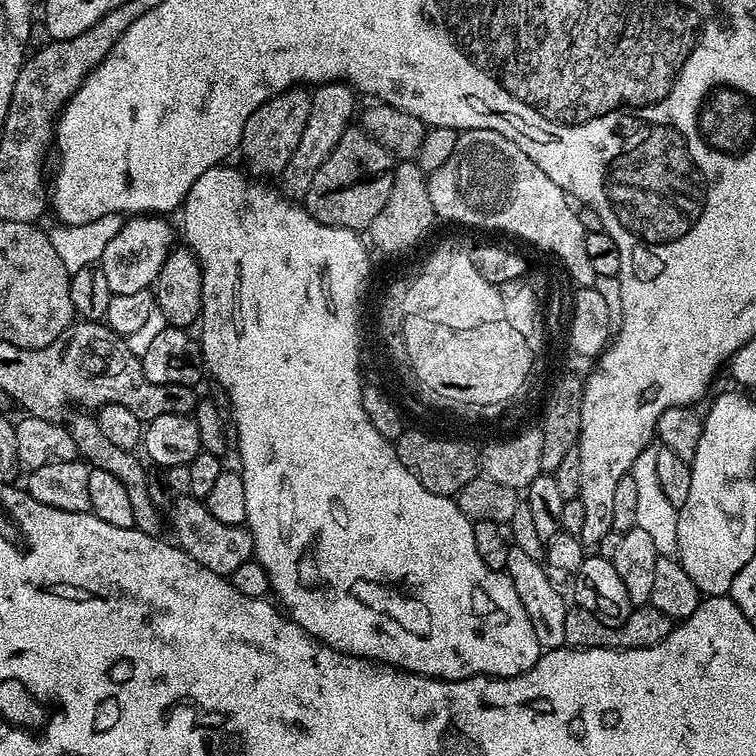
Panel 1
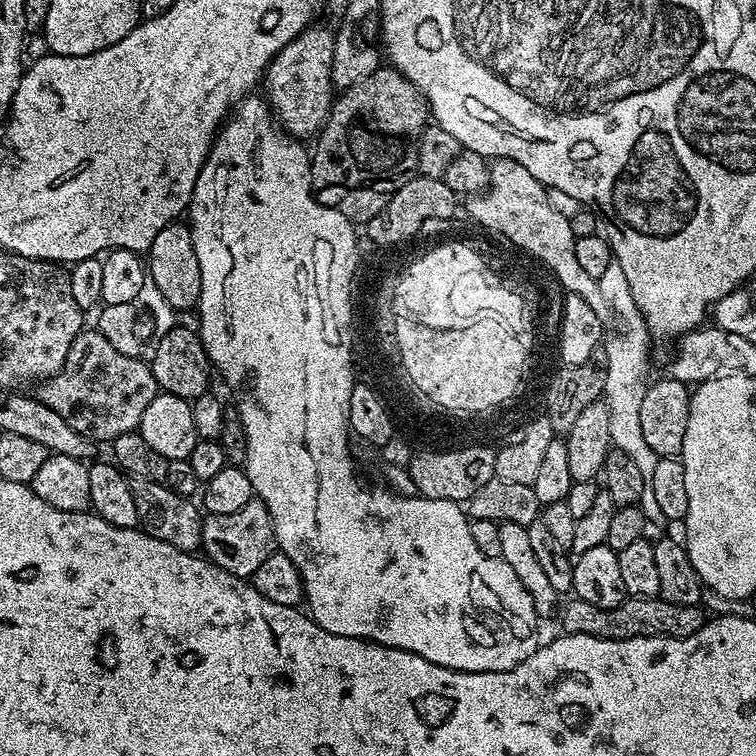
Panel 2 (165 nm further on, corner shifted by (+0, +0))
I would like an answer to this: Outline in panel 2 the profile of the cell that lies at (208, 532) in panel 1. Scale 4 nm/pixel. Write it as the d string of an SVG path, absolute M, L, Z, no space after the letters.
M253 499L234 514L205 515L202 519L200 548L203 555L222 570L241 578L251 578L254 570L270 558L276 548L274 526L270 522L270 510L260 500Z

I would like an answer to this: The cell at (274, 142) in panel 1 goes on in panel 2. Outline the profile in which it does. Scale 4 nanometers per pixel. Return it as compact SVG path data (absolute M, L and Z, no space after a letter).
M319 22L299 32L272 59L266 73L266 99L281 129L297 138L315 137L328 121L334 99L332 67L334 66L335 31L323 28Z

